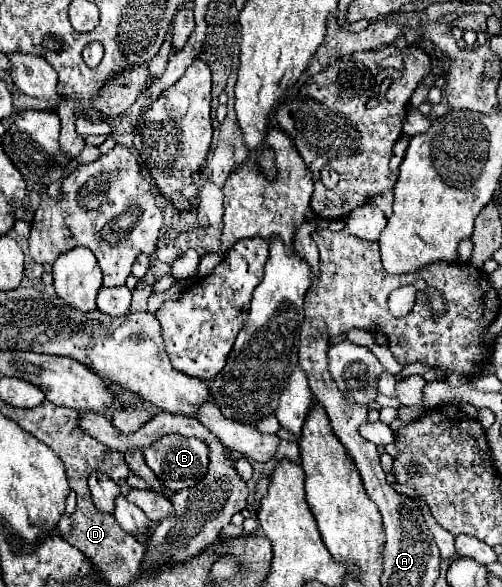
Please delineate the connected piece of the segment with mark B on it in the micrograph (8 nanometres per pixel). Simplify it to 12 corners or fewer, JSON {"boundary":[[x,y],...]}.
{"boundary":[[162,436],[146,464],[172,492],[208,474],[208,446]]}

